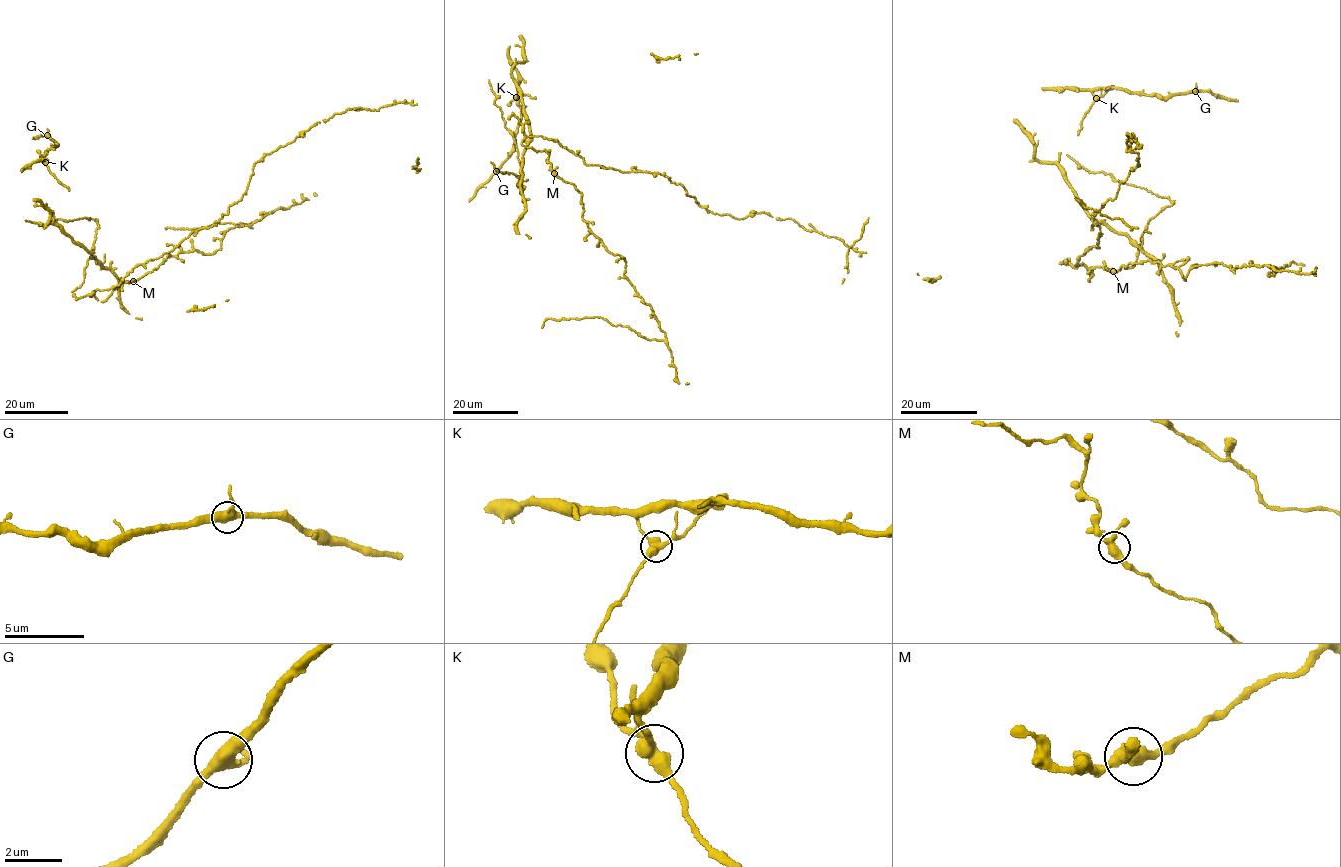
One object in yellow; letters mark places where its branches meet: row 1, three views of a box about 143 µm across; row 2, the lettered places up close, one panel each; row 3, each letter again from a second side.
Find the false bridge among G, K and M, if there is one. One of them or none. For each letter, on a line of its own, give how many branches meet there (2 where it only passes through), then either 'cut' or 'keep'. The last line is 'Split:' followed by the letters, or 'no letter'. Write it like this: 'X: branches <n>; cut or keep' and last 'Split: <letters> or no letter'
G: branches 3; keep
K: branches 3; cut
M: branches 3; keep
Split: K

